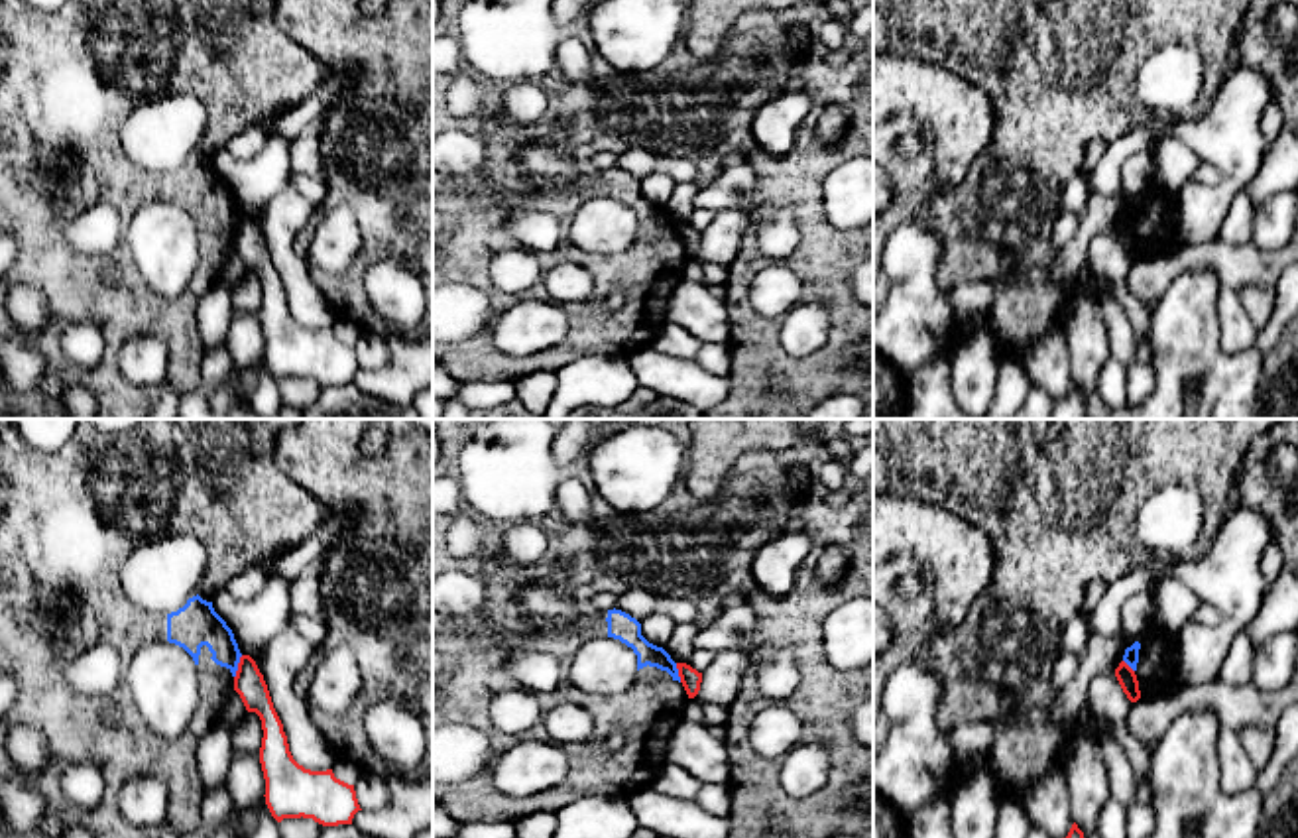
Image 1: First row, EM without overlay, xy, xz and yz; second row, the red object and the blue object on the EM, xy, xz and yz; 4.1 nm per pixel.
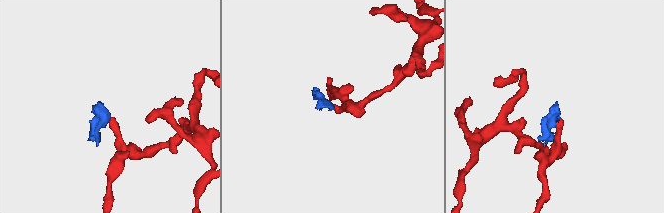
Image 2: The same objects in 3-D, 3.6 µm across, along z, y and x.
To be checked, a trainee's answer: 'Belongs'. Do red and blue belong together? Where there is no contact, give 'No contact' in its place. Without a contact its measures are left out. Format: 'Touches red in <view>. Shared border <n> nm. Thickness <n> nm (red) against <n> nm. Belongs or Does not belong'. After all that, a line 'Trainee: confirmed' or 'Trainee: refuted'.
Touches red in xy. Shared border 100 nm. Thickness 120 nm (red) against 180 nm. Does not belong
Trainee: refuted

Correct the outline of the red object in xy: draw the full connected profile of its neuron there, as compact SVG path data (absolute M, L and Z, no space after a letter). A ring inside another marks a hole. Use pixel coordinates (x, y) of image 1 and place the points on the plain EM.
M250 214L240 216L234 250L246 269L262 279L260 323L271 376L277 382L303 376L323 386L352 384L354 374L362 370L354 344L336 338L332 329L311 330L293 319L264 234Z

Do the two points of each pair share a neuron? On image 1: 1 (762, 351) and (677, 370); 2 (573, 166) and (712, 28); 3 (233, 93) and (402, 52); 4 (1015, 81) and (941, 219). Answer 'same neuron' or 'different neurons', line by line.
1: different neurons
2: different neurons
3: same neuron
4: same neuron

